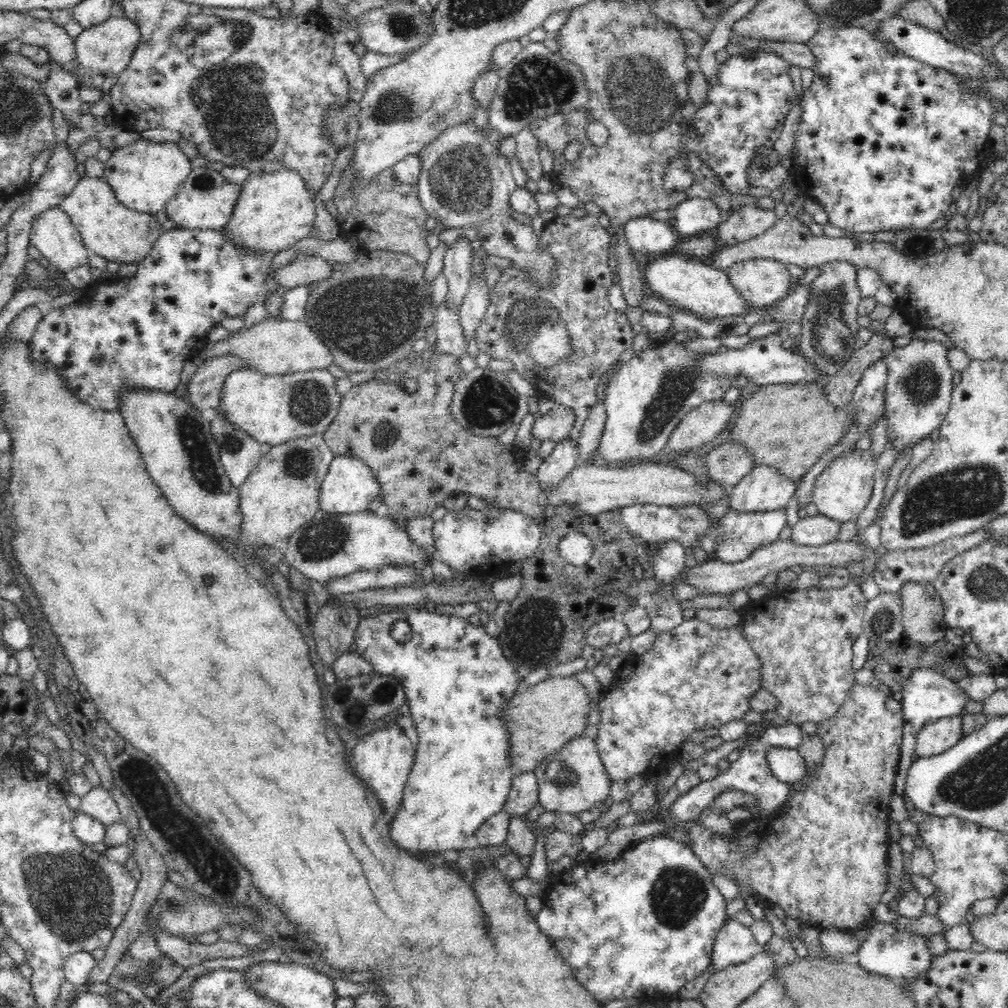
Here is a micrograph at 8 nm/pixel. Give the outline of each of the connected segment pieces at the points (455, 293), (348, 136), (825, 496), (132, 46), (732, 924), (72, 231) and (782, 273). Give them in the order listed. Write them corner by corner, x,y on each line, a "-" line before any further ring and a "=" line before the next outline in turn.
462,236
460,240
449,246
446,258
444,258
443,273
448,280
448,292
445,300
458,308
471,287
475,252
472,242
=
348,99
345,104
329,104
320,122
321,136
332,149
342,152
344,148
355,153
361,130
362,110
360,104
=
869,449
848,450
838,455
816,478
812,501
816,504
819,514
835,520
840,525
848,520
858,520
860,513
872,498
875,468
876,457
=
110,16
108,20
84,29
76,36
76,53
80,61
79,73
84,76
79,87
82,103
94,106
102,100
104,94
111,94
116,82
132,63
140,42
142,42
140,25
126,17
=
730,919
718,932
712,952
714,970
740,964
762,952
753,932
746,926
=
60,205
36,215
31,224
29,242
53,268
64,273
88,263
89,252
83,238
=
754,259
737,262
726,272
748,303
767,309
786,298
796,285
786,266
772,259

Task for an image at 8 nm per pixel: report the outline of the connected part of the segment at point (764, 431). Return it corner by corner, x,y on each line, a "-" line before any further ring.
816,383
760,385
749,398
742,400
740,412
727,441
748,445
756,455
756,466
778,467
784,475
800,481
814,464
844,440
856,423
856,403
836,407

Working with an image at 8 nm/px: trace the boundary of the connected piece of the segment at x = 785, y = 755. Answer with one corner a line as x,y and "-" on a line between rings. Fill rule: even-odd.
772,748
768,754
768,764
780,782
793,786
806,779
806,759
797,748

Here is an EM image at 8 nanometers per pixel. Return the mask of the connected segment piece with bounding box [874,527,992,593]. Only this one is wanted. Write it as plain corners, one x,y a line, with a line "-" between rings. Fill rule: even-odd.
988,527
981,528
976,532
971,532
960,538
952,538
948,543
940,544
935,548
912,549
912,550
892,550
891,556
886,556
876,564
874,580
882,592
900,593
907,583
920,583
923,581
934,582
941,572
942,566
953,558
960,555
965,550
983,544
992,538
992,533

